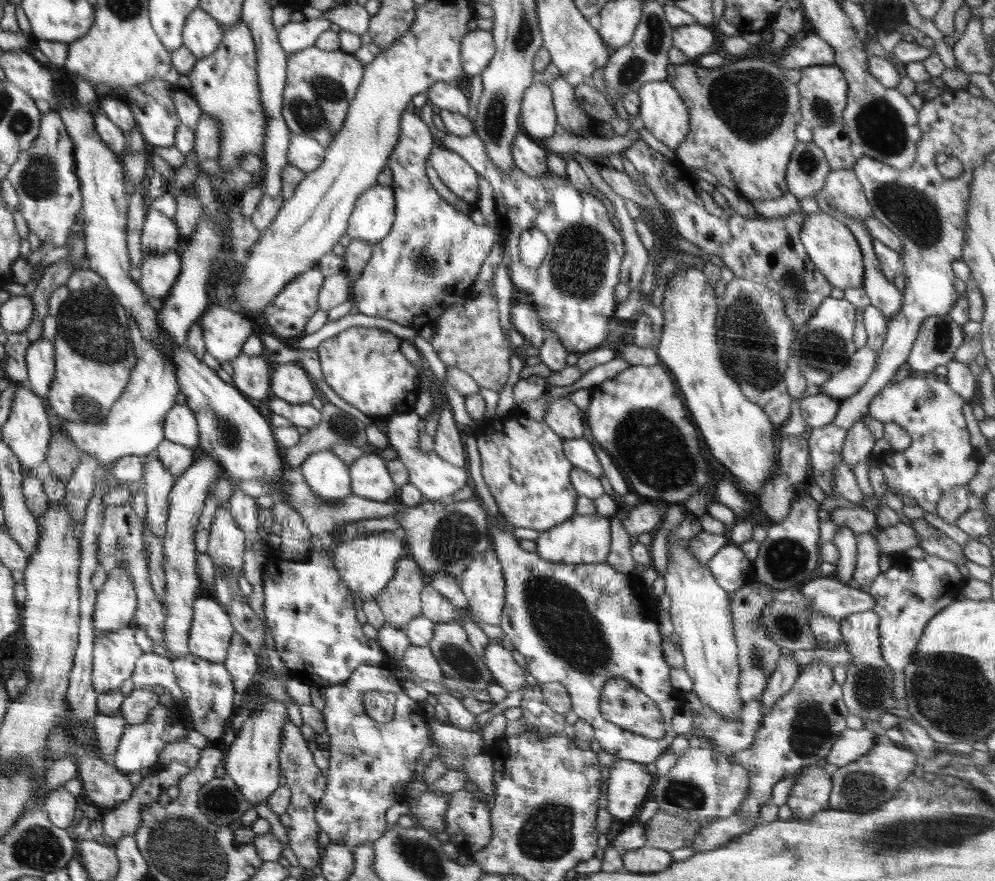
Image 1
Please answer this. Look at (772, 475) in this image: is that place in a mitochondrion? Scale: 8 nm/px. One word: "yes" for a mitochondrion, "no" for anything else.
no

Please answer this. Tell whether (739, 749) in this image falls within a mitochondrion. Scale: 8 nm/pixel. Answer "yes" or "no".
no

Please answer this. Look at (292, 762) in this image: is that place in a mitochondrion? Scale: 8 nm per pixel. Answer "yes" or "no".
yes

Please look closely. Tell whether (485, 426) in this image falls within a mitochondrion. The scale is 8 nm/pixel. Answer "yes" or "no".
no

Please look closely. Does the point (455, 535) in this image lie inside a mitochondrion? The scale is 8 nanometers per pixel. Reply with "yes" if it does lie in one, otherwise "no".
yes

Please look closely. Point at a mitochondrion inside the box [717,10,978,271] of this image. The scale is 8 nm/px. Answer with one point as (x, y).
(912, 213)

